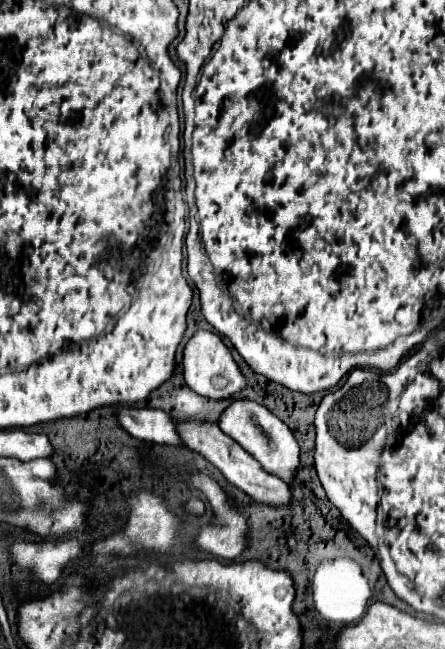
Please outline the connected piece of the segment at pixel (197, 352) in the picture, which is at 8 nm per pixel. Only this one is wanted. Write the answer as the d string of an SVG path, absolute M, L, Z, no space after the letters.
M198 330L184 348L184 380L186 384L200 396L210 400L228 400L234 398L234 394L242 392L246 388L246 378L242 376L238 364L234 362L228 346L222 342L222 338L208 330Z

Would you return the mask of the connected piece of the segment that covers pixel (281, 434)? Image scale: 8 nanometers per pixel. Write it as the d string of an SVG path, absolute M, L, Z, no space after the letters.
M236 400L222 414L218 426L232 440L236 440L248 454L252 454L262 464L264 470L276 474L286 484L294 482L298 466L300 466L300 448L298 448L298 442L296 442L294 434L290 432L290 428L278 416L274 416L272 412L268 414L268 410L256 402Z

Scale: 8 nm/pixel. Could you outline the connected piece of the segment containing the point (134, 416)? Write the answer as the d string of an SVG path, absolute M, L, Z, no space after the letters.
M124 406L118 410L118 420L122 428L136 440L164 446L184 446L176 430L176 420L164 410Z

